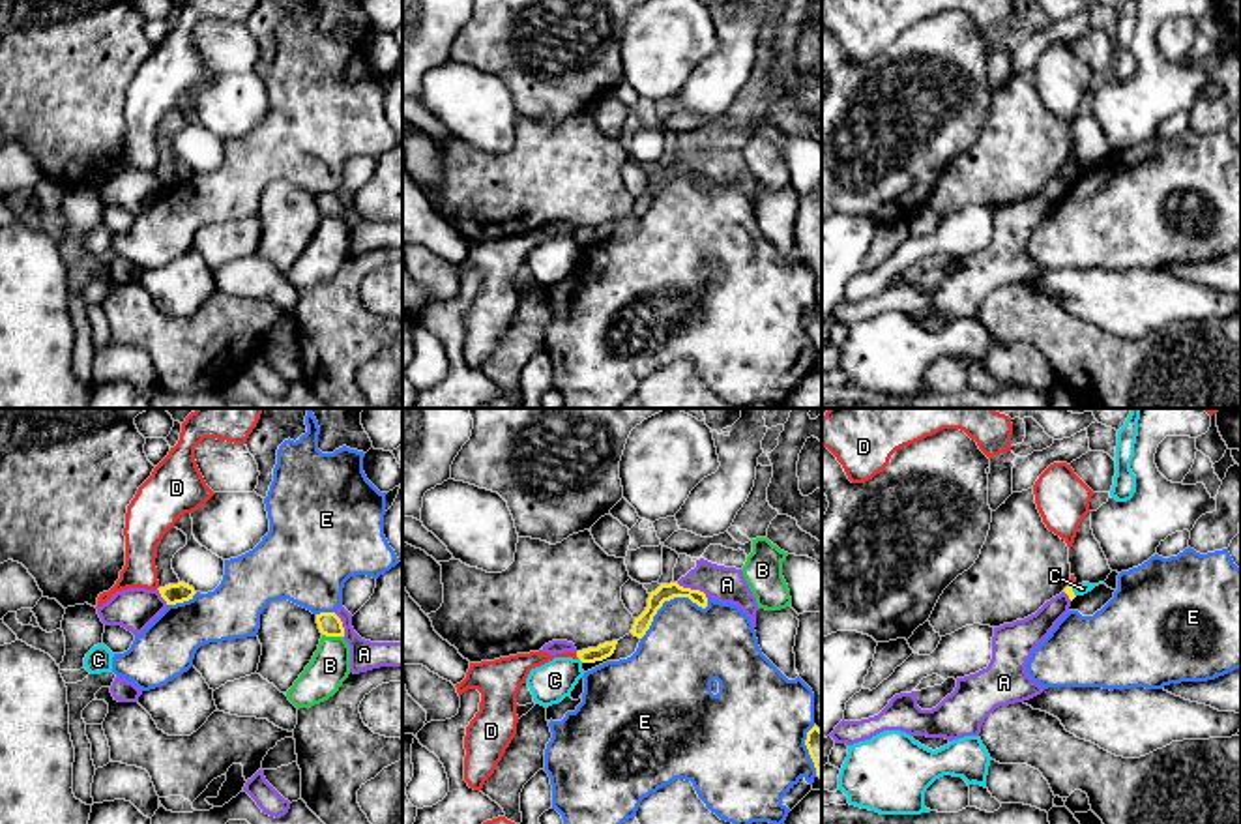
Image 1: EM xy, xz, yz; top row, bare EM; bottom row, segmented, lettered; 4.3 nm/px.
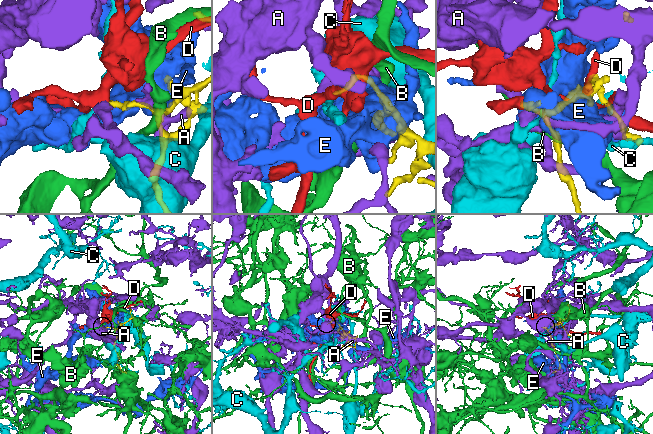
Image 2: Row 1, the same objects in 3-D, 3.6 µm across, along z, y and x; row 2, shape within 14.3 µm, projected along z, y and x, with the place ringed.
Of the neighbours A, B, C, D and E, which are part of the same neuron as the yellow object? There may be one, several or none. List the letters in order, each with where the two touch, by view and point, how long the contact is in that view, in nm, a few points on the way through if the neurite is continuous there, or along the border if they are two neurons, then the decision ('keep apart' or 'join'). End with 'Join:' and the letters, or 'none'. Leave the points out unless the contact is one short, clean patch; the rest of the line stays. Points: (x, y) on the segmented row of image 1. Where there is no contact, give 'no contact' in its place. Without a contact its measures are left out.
A: meets yellow in xz at (689, 588); contact 140 nm long; keep apart
B: meets yellow in xy at (334, 635); contact 100 nm long; border along xy (322, 633), (343, 637); keep apart
C: meets yellow in xz at (581, 660); contact 30 nm long; keep apart
D: meets yellow in xz at (577, 656); contact 40 nm long; border along xz (575, 652), (579, 658); keep apart
E: meets yellow in xz at (671, 598); contact 340 nm long; keep apart
Join: none

